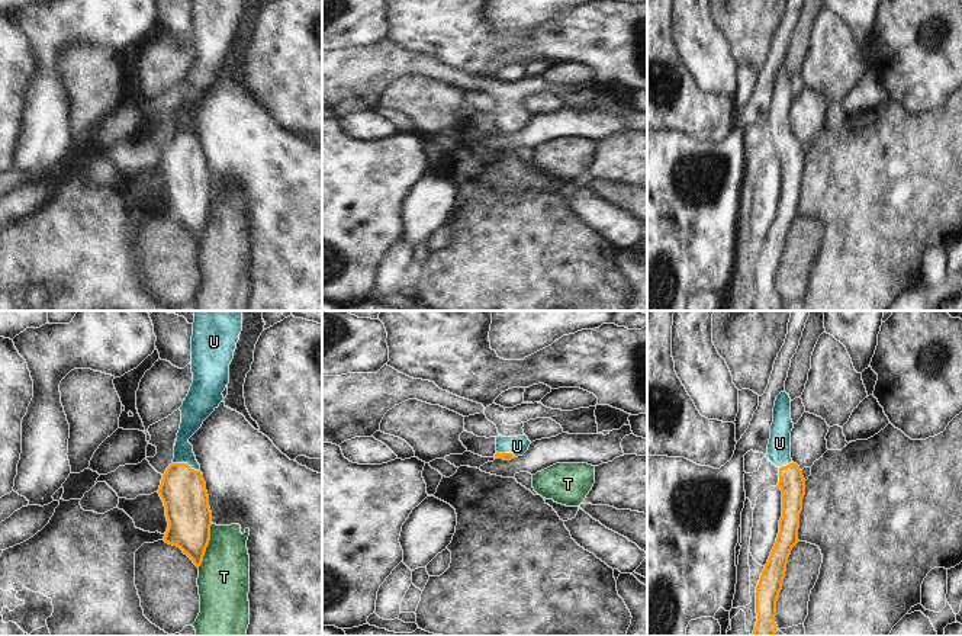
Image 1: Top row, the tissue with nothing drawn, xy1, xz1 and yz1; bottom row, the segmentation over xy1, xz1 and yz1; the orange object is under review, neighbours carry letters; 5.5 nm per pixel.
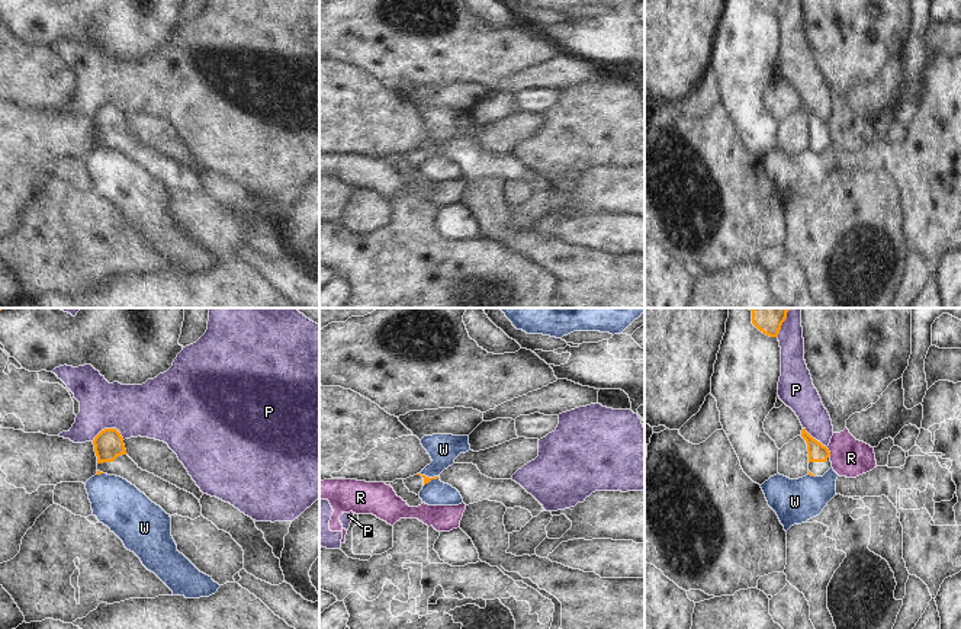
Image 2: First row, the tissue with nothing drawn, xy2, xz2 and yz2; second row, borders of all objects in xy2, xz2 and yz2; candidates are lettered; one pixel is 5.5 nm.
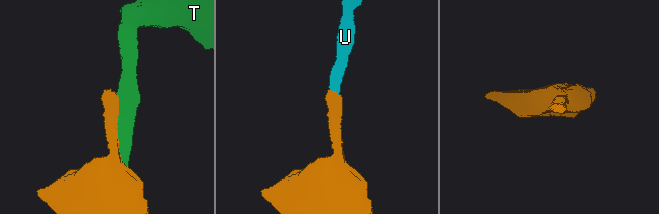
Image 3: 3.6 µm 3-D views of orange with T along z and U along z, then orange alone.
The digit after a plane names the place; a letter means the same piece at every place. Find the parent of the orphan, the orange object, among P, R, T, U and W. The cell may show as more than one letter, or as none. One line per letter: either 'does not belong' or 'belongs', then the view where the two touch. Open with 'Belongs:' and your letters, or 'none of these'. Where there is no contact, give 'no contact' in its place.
Belongs: U
P: does not belong; contact in xy2
R: does not belong; contact in yz2
T: does not belong; contact in xy1
U: belongs; contact in xy1
W: does not belong; contact in xz2

